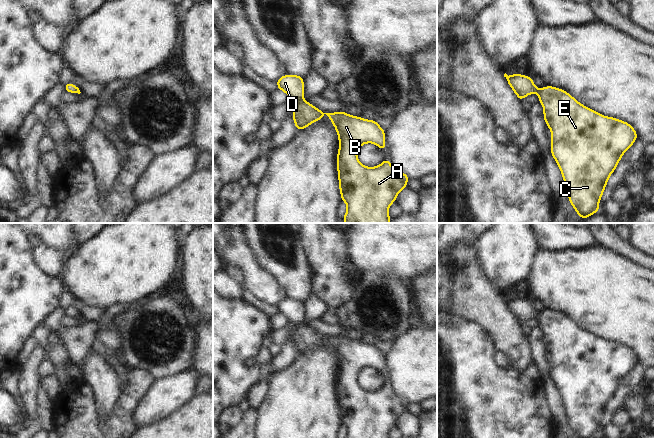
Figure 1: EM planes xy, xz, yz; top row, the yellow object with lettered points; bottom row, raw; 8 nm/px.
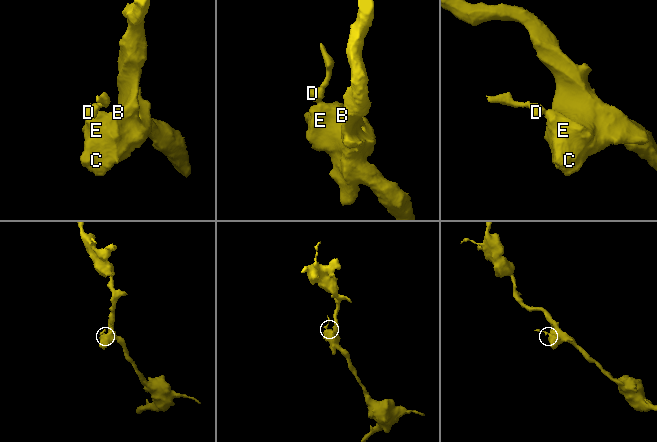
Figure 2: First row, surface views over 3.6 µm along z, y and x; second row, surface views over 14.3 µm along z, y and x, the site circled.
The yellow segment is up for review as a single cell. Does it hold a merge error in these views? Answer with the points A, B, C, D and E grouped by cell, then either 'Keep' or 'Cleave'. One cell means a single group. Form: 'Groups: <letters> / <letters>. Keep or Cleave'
Groups: A B C E / D. Cleave.

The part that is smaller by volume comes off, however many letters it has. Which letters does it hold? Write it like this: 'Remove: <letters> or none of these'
Remove: D

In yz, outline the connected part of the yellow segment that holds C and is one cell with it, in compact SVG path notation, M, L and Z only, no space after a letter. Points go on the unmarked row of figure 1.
M545 310L537 316L539 327L544 332L543 341L547 351L551 353L551 379L557 386L569 425L577 438L594 438L600 434L598 430L610 399L615 395L622 379L636 365L637 356L627 346L614 341L606 341L579 327L563 313Z

